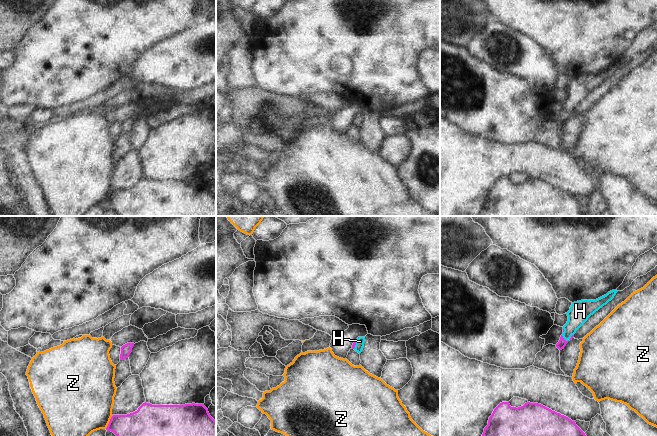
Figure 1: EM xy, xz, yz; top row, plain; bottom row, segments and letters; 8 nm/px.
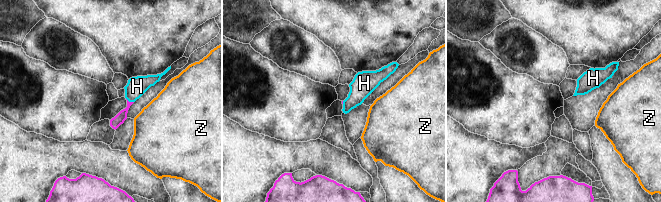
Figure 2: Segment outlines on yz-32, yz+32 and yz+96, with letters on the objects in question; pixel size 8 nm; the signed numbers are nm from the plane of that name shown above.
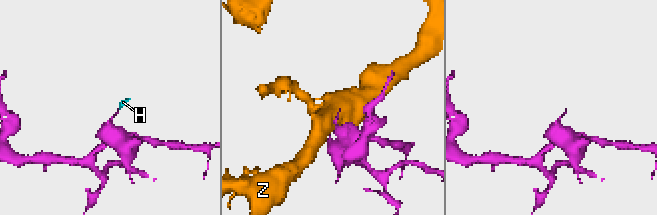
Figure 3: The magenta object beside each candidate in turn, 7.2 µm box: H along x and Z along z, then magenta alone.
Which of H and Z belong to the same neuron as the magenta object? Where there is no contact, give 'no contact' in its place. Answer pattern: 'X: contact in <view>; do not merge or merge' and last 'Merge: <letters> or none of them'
H: contact in yz; merge
Z: contact in xy; do not merge
Merge: H

